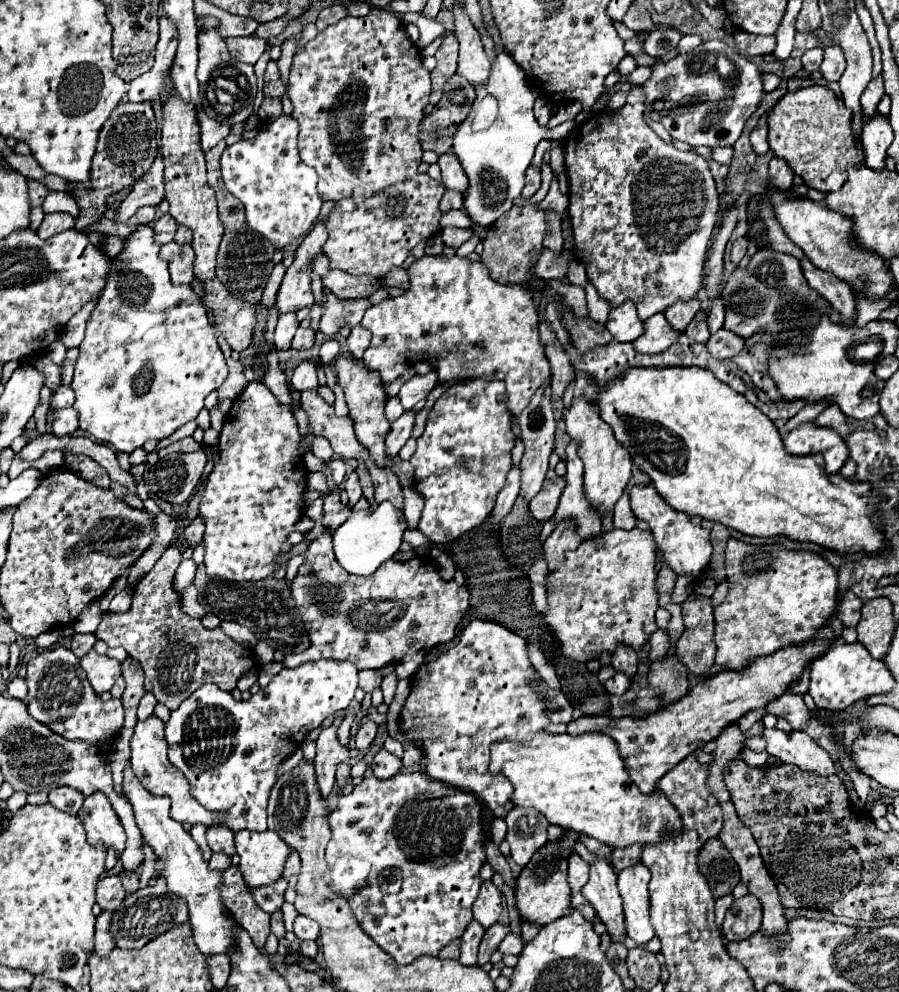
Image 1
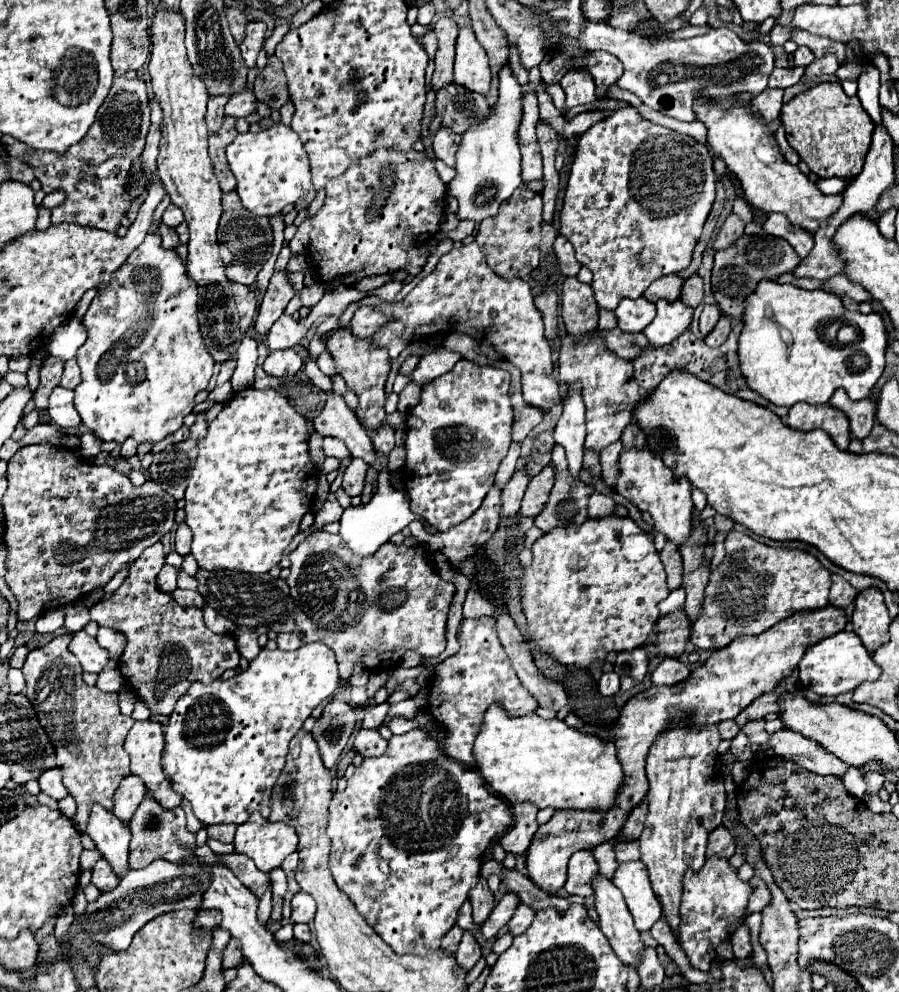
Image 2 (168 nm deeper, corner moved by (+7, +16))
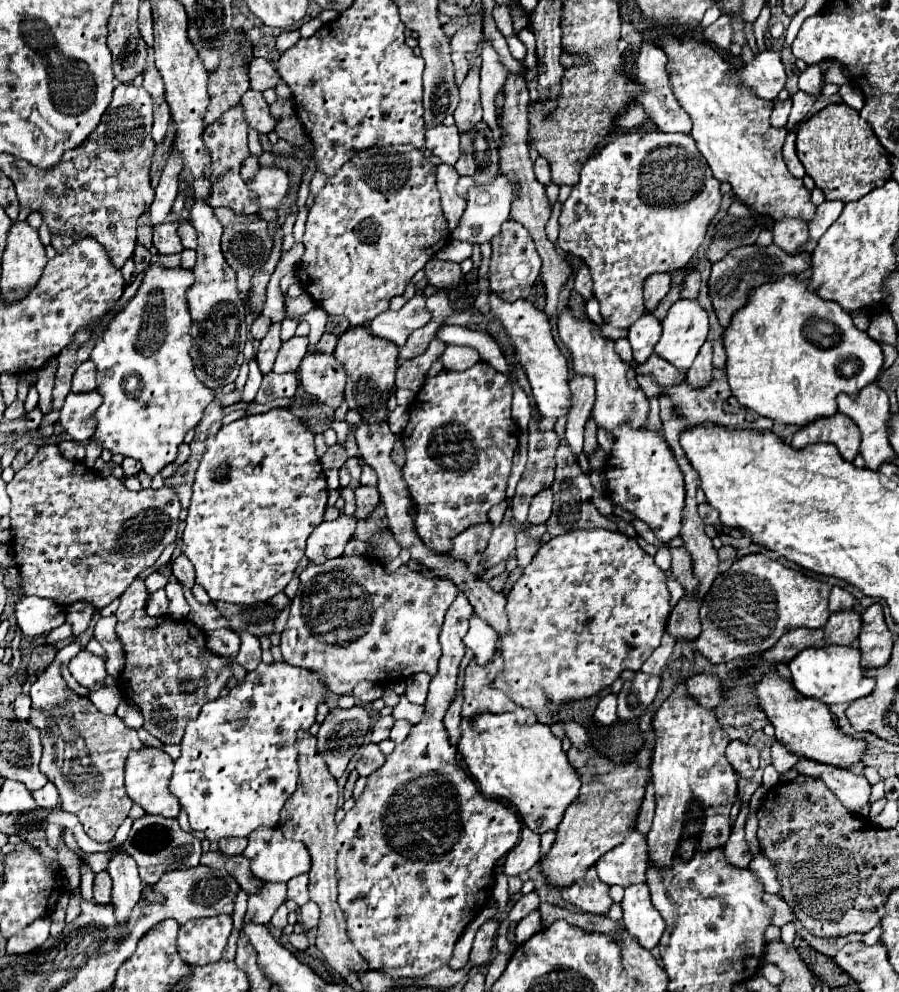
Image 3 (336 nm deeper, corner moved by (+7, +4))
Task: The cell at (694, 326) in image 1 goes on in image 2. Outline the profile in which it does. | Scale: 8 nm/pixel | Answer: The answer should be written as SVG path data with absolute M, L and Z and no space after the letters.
M693 274L691 278L685 280L681 300L685 300L685 304L689 304L691 308L697 308L701 304L701 300L703 300L703 278L699 274Z

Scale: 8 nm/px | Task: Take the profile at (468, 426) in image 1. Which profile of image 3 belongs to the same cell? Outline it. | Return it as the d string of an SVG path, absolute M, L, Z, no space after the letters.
M477 362L463 372L441 370L437 376L425 382L425 386L417 392L415 402L409 406L409 424L401 434L407 452L401 472L415 504L417 534L431 550L449 552L453 546L453 536L461 534L469 526L483 524L489 508L505 500L507 478L519 434L511 418L511 398L511 378L497 372L487 362Z

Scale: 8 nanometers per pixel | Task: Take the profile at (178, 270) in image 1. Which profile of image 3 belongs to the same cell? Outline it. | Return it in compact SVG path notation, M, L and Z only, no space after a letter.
M169 212L165 224L157 224L153 232L153 244L159 250L159 254L179 254L183 250L179 238L179 226L181 226L181 218L173 212Z

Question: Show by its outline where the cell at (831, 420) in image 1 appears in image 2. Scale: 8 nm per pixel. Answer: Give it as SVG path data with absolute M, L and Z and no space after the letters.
M837 388L833 392L833 396L829 398L829 404L833 408L839 408L841 412L845 412L845 416L851 422L851 436L863 440L871 432L873 416L875 416L875 404L871 398L853 402L853 400L849 400L849 396L845 394L843 388Z

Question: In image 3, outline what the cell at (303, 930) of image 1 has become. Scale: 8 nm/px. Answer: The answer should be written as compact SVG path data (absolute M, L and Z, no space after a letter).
M307 902L299 908L299 916L303 928L315 928L319 922L319 906L315 902Z

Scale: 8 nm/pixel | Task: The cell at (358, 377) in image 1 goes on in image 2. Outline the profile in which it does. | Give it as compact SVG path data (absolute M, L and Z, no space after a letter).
M349 328L335 330L327 340L327 350L333 356L337 372L347 382L347 388L353 390L359 398L359 406L355 410L361 426L367 430L377 430L387 418L383 402L385 402L385 380L389 374L389 354L383 348L371 348L369 340L359 340L351 334Z

